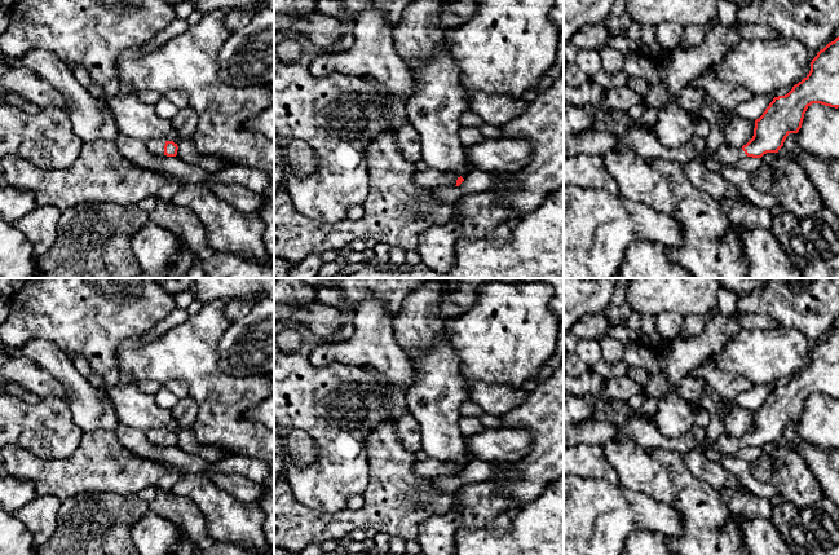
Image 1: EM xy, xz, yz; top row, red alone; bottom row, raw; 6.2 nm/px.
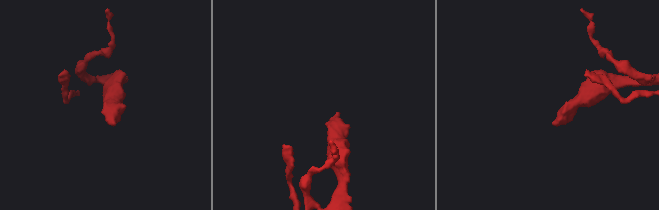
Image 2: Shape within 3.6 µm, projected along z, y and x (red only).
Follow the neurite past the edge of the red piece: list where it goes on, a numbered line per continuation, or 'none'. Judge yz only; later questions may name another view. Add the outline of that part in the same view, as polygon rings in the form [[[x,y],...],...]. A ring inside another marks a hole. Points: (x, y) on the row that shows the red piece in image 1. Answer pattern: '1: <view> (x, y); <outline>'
1: yz (724, 155); [[[725,142],[711,157],[711,166],[724,167],[738,163],[746,154],[742,147],[729,147]]]

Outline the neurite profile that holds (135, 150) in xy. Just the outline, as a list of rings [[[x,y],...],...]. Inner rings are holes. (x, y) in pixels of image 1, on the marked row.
[[[119,133],[116,146],[119,151],[138,167],[159,171],[178,177],[185,184],[202,184],[208,186],[209,172],[190,164],[181,158],[167,155],[153,155],[146,147],[146,142]]]

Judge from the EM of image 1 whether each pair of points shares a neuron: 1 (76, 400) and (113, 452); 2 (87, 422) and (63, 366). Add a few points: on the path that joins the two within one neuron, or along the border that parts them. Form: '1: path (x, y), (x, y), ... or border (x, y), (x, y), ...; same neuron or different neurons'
1: border (114, 428), (95, 428), (83, 432); different neurons
2: path (87, 408), (87, 402), (73, 380); same neuron

